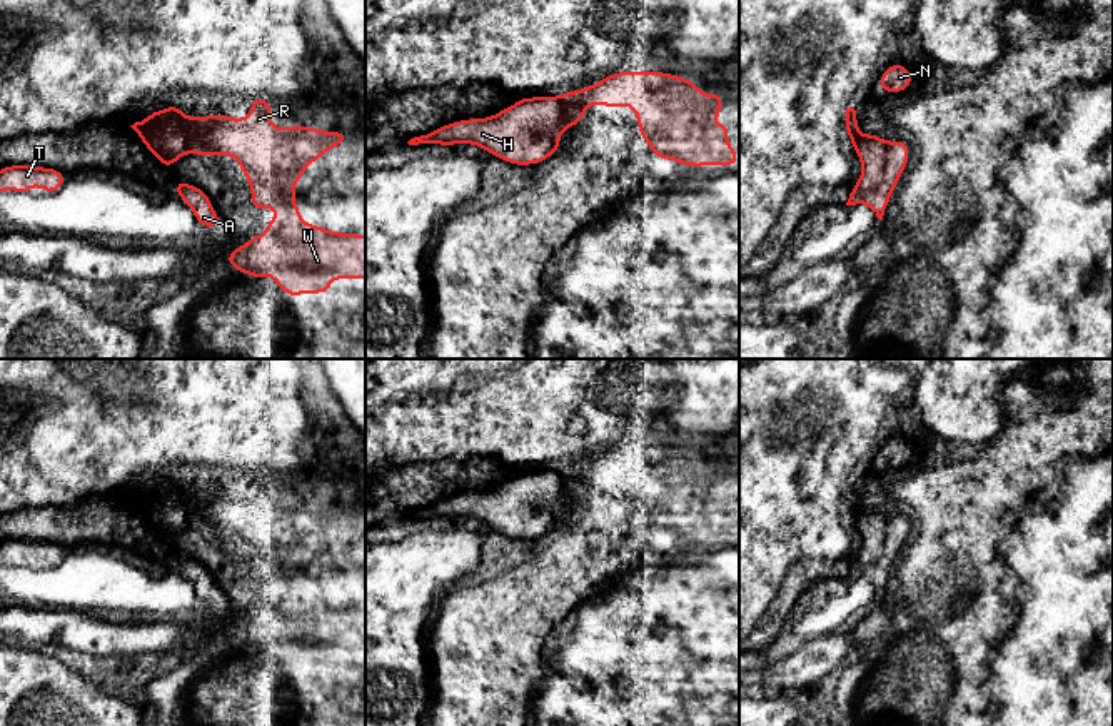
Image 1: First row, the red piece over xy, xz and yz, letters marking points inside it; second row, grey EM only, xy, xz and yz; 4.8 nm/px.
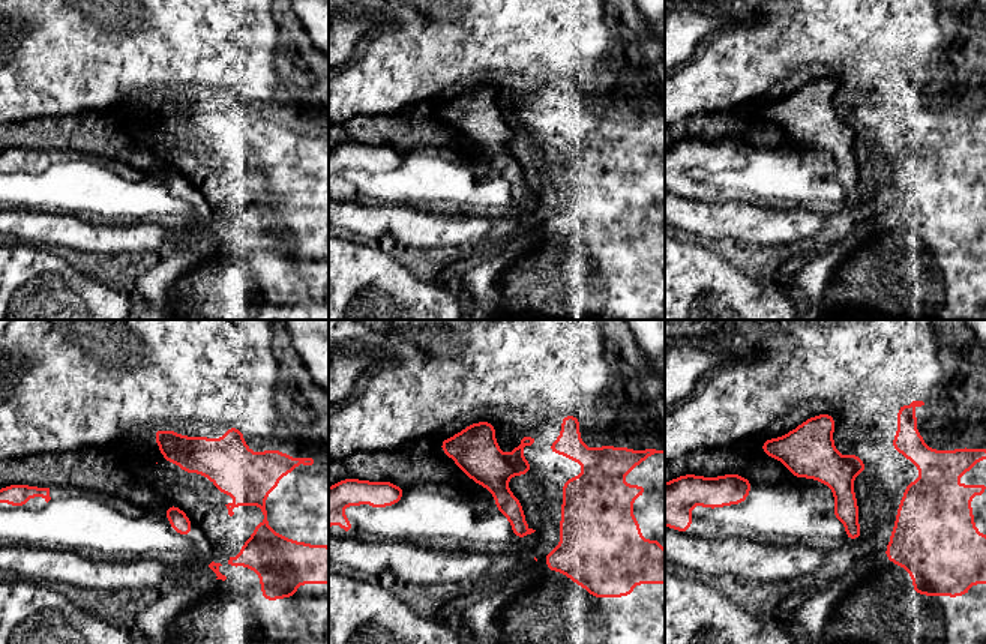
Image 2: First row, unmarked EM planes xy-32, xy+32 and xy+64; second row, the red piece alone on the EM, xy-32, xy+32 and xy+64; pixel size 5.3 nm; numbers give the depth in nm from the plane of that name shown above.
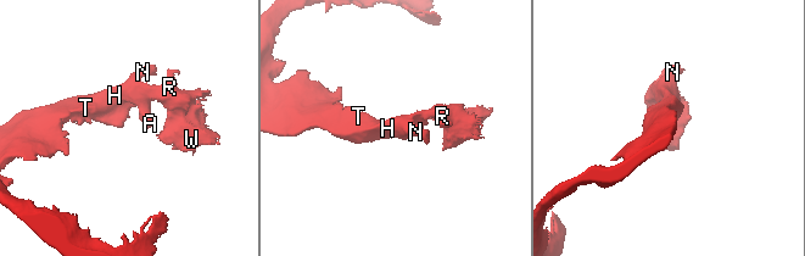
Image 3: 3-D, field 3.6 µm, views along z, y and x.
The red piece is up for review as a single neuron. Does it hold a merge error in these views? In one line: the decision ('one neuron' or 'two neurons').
two neurons

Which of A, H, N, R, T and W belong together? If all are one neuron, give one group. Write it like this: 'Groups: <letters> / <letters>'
Groups: A H N T / R W

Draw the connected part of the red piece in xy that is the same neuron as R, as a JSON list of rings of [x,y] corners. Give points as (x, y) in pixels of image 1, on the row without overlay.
[[[252,472],[242,496],[230,489],[185,491],[179,479],[165,487],[182,504],[189,526],[239,534],[250,554],[250,581],[275,581],[275,592],[262,609],[227,628],[229,639],[255,653],[272,649],[290,671],[325,668],[332,653],[365,653],[365,609],[305,597],[294,574],[295,556],[307,539],[349,516],[344,504],[279,502],[270,496],[272,479],[265,472]]]

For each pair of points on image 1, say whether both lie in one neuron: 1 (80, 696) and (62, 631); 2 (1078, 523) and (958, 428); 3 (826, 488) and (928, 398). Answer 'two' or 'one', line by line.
1: two
2: two
3: two

